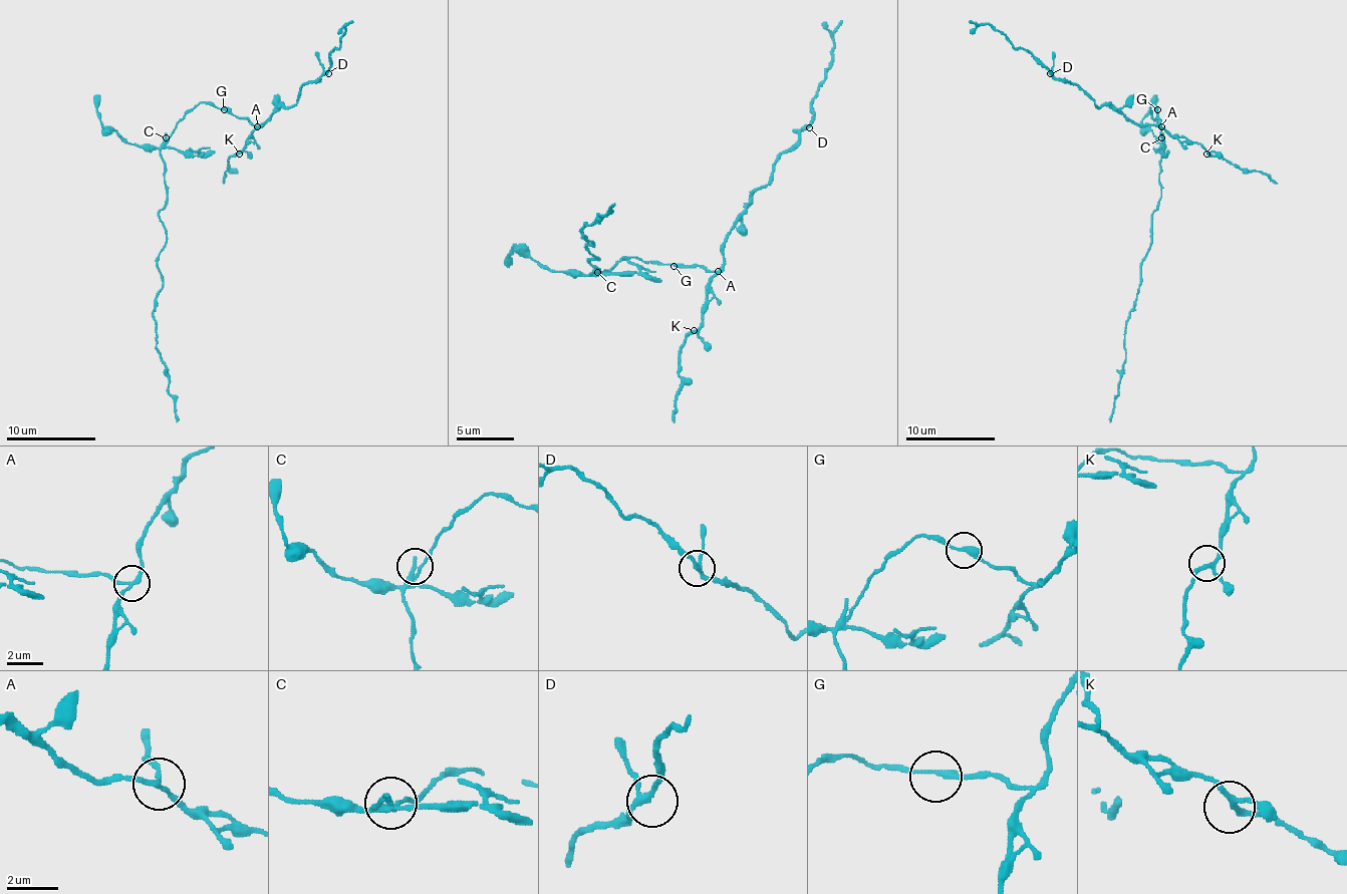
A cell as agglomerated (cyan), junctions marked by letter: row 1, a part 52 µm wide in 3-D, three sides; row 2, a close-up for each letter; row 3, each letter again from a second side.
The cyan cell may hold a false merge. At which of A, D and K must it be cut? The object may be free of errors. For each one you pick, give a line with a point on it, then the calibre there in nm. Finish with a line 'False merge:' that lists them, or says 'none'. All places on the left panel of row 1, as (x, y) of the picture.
A: place (257, 126); calibre 190 nm
False merge: A

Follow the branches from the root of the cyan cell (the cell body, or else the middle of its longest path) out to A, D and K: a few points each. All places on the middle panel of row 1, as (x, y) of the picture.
A: (621, 260), (641, 258), (661, 263), (705, 266), (711, 272), (717, 272)
D: (621, 260), (641, 258), (717, 272), (723, 266), (725, 234), (749, 197), (769, 185), (772, 165), (809, 127)
K: (621, 260), (641, 258), (661, 263), (705, 266), (714, 275), (708, 286), (702, 324), (694, 330)

